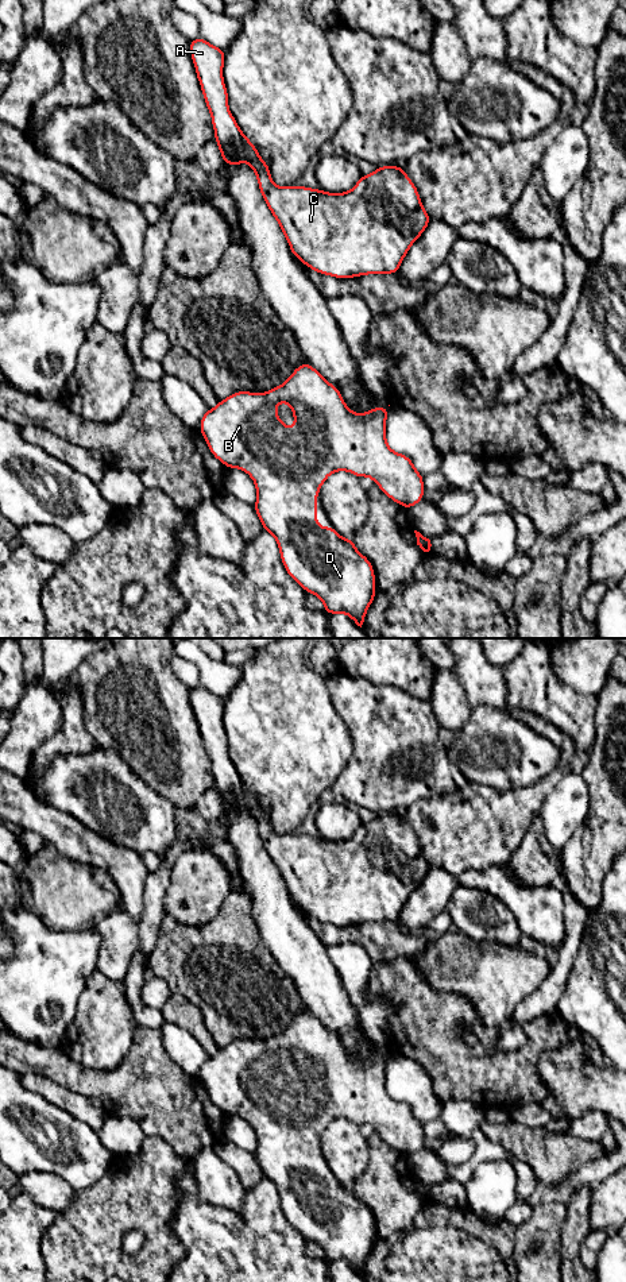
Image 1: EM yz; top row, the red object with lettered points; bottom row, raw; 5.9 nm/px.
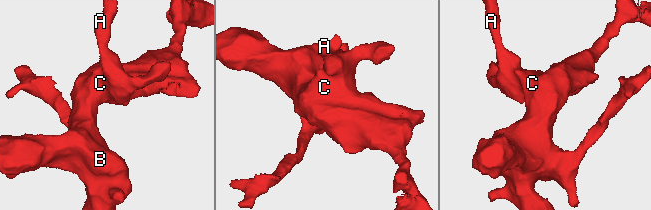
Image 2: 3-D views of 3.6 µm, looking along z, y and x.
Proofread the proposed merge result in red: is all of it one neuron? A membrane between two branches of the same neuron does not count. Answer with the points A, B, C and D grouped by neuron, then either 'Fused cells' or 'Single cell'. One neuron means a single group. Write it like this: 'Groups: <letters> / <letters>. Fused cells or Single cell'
Groups: A B C D. Single cell

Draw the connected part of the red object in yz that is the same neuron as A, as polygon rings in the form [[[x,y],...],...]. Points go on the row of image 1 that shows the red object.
[[[201,36],[189,40],[189,50],[224,163],[250,163],[293,255],[310,270],[340,279],[398,274],[409,248],[432,220],[405,169],[379,166],[344,193],[277,186],[268,165],[229,112],[223,77],[225,50]]]

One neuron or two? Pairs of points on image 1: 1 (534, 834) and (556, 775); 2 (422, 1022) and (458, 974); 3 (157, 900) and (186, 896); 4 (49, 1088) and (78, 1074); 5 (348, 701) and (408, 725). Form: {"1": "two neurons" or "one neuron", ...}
{"1": "two neurons", "2": "two neurons", "3": "two neurons", "4": "two neurons", "5": "one neuron"}

